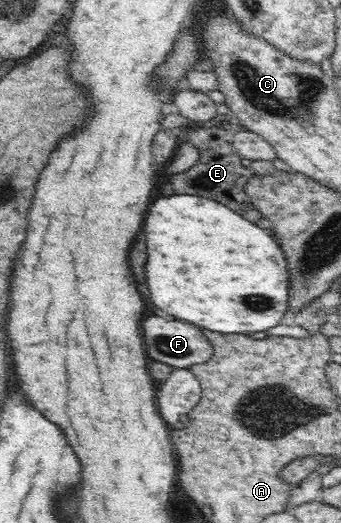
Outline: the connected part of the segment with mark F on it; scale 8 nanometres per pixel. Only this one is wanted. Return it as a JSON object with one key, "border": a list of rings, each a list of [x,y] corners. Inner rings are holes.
{"border":[[[150,316],[141,326],[144,348],[150,360],[158,361],[173,368],[188,369],[192,365],[202,364],[213,356],[213,346],[210,340],[192,324],[170,322],[158,316]]]}

